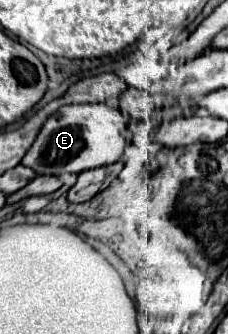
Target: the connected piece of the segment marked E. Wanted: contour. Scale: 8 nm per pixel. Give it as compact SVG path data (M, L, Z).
M77 103L63 105L41 127L33 147L23 157L23 165L37 171L37 175L61 175L81 173L97 169L109 163L117 163L129 145L127 125L131 119L123 119L113 105L107 103Z

